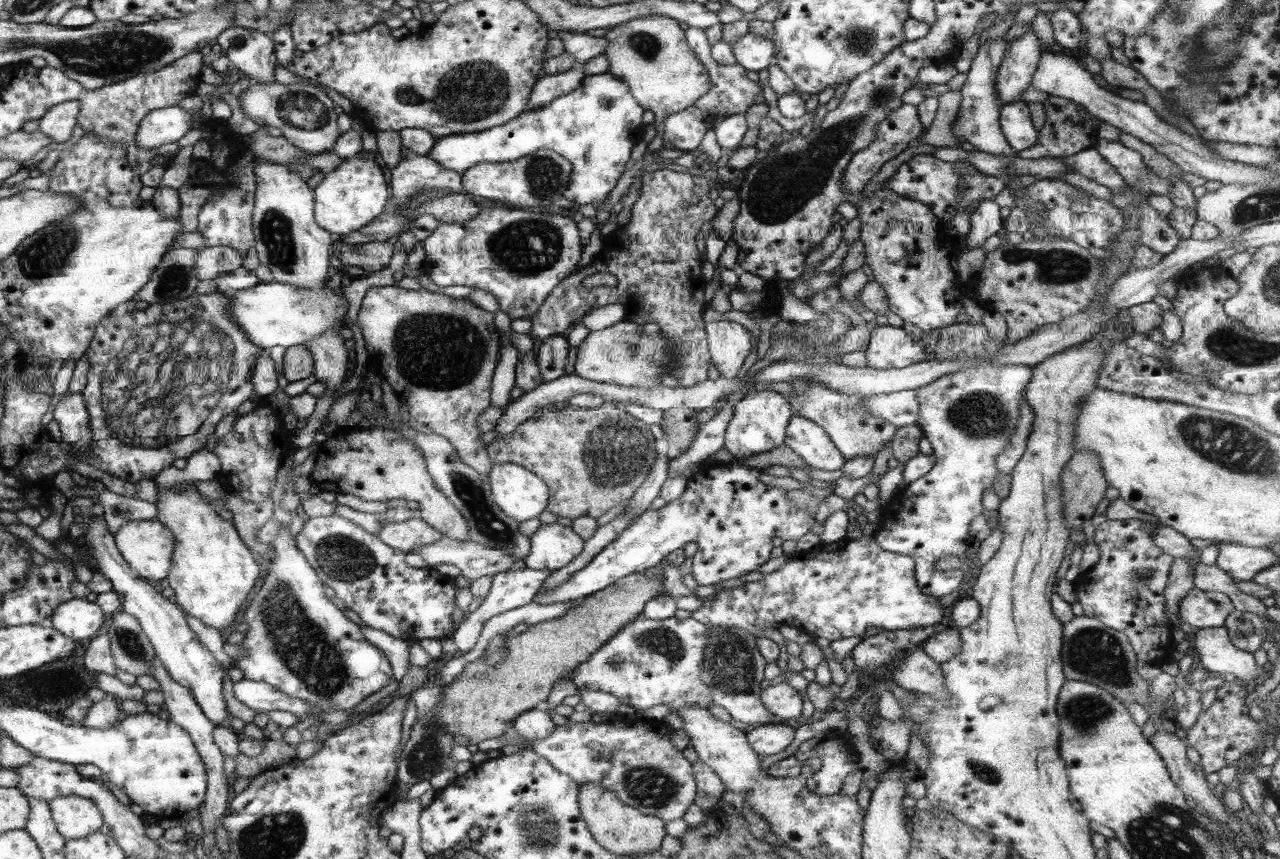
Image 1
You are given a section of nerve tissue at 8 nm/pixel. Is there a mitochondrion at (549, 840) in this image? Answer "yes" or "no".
yes

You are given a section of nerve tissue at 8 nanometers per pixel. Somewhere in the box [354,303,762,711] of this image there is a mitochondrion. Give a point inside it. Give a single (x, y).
(440, 351)

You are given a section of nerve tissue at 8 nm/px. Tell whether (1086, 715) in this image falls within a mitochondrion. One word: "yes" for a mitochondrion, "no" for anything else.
yes

